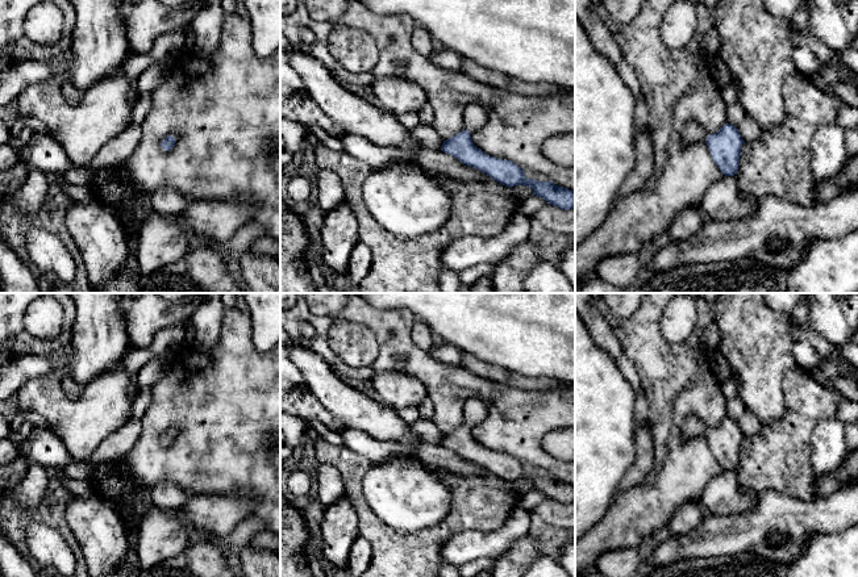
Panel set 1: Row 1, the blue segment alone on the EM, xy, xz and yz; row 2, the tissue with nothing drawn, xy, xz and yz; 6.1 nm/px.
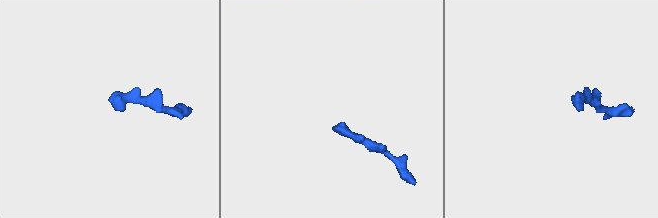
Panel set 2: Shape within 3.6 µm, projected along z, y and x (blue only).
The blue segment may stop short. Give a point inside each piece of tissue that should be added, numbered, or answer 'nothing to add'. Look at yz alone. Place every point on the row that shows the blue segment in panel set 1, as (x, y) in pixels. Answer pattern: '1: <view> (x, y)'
1: yz (694, 132)

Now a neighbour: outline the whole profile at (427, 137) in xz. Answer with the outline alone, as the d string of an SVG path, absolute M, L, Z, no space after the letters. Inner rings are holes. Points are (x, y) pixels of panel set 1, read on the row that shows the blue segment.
M421 124L417 127L409 130L409 134L418 142L421 149L430 149L433 151L440 151L442 149L443 139L432 126Z

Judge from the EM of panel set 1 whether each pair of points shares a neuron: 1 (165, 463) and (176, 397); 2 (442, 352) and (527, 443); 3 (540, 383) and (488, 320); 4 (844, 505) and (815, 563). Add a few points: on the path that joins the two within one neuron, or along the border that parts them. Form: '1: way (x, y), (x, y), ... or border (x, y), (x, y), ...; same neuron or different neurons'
1: way (180, 447), (184, 443), (184, 413); same neuron
2: border (449, 363), (453, 366); different neurons
3: border (507, 368), (529, 376), (553, 376), (561, 380); different neurons
4: border (844, 527), (831, 532), (812, 532), (803, 551); different neurons

